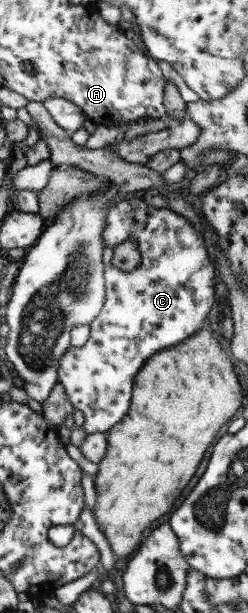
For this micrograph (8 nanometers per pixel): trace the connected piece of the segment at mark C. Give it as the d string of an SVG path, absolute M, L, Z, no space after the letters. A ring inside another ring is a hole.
M131 197L129 200L126 200L126 202L118 202L115 207L107 213L107 218L104 222L104 230L102 230L102 239L104 239L104 242L102 242L104 243L104 252L102 252L102 265L104 265L104 274L102 274L102 277L104 277L104 304L102 304L102 308L100 308L96 318L88 324L89 337L84 343L84 346L80 346L80 348L72 348L70 346L66 350L66 353L58 358L58 368L56 372L56 380L62 385L62 389L64 389L64 393L66 393L66 397L68 397L72 408L83 412L82 427L84 432L88 434L95 432L105 433L122 419L124 413L129 409L134 377L140 368L142 368L142 365L154 354L171 348L172 346L177 346L177 344L186 340L190 334L196 333L198 328L202 328L202 324L207 320L206 316L208 316L208 312L210 312L210 308L212 308L212 304L214 304L214 295L216 295L213 288L214 261L212 260L207 240L197 232L186 218L175 214L166 207L152 208L152 206L146 204L142 198ZM128 238L132 238L132 240L136 242L136 248L138 248L140 254L140 263L138 263L138 268L134 270L123 271L112 265L112 252L114 246L118 245L122 240L128 240Z

